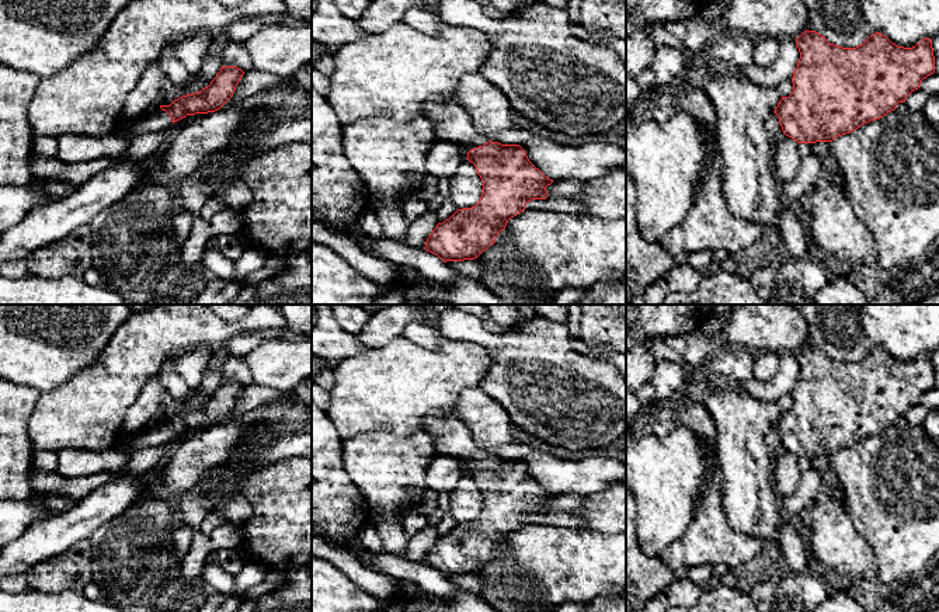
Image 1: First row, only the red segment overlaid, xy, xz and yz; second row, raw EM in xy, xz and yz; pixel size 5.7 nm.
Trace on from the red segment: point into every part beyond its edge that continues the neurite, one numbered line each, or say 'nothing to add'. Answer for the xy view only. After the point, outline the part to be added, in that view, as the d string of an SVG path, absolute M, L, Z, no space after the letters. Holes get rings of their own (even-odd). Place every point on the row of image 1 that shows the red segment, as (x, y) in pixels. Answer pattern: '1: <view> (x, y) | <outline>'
1: xy (155, 120) | M154 105L145 115L135 119L125 131L112 131L112 135L125 140L132 140L136 136L168 128L171 124L173 118L163 111L160 105Z

